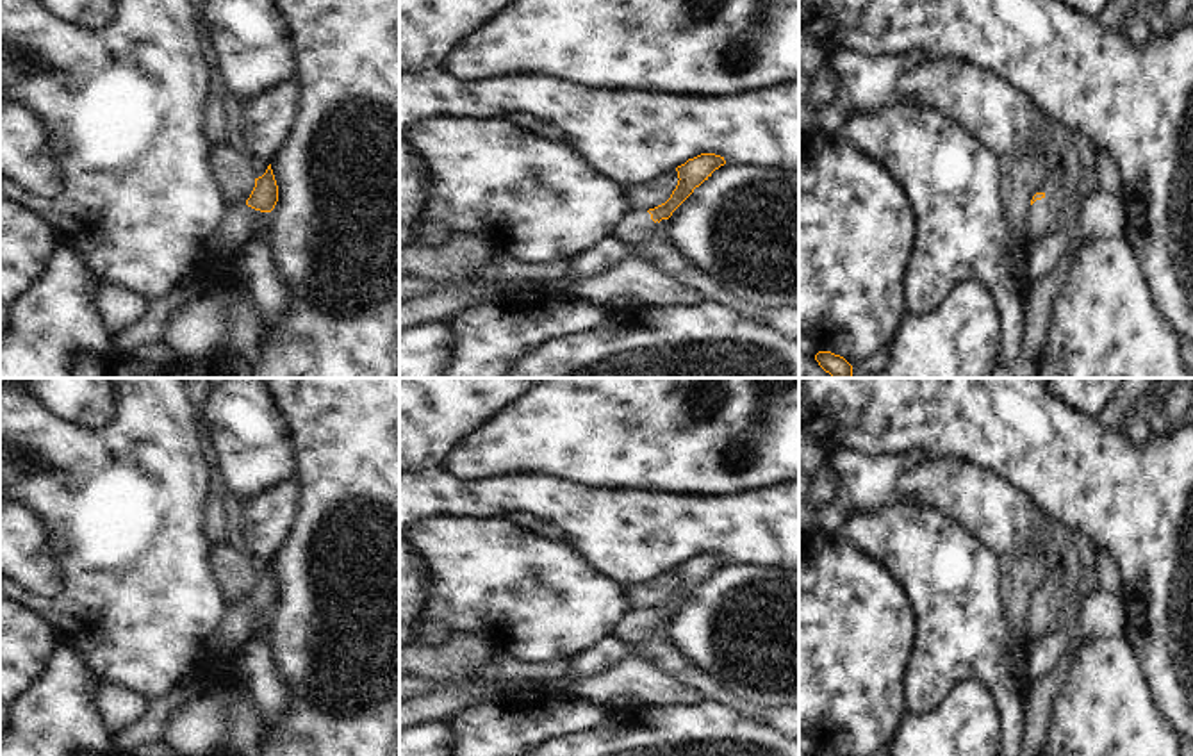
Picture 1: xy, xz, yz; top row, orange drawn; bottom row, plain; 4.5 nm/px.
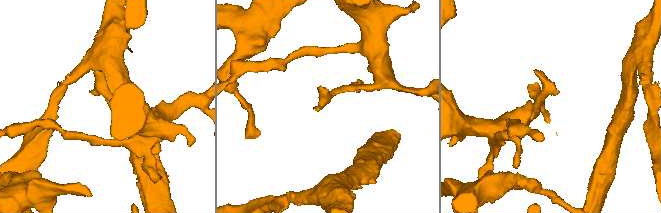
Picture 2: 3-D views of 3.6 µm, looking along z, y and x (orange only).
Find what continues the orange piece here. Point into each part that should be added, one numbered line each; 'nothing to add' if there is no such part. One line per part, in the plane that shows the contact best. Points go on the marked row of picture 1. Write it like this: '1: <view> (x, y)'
1: yz (1044, 214)

